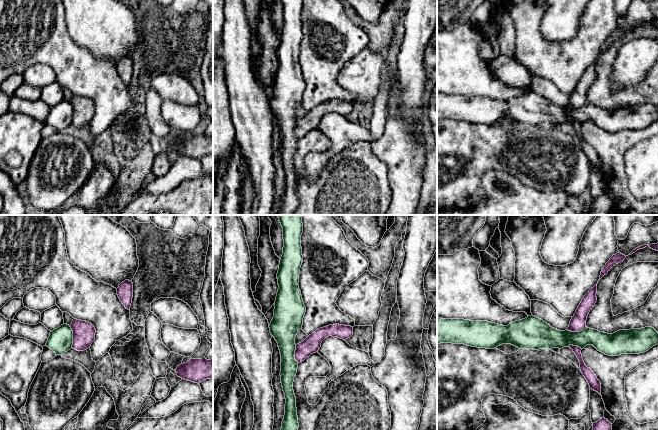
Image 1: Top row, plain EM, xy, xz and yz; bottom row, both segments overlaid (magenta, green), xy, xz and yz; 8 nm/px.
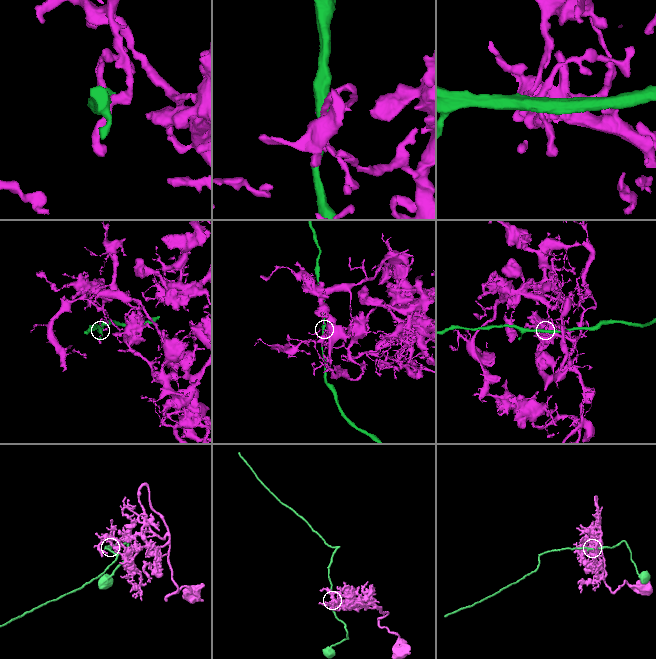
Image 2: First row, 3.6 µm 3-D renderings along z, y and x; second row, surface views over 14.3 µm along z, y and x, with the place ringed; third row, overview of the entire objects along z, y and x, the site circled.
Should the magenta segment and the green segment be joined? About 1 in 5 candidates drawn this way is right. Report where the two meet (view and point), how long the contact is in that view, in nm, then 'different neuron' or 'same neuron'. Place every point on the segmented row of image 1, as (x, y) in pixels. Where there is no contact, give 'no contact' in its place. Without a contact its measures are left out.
contact xy (73, 337); length 180 nm; different neuron

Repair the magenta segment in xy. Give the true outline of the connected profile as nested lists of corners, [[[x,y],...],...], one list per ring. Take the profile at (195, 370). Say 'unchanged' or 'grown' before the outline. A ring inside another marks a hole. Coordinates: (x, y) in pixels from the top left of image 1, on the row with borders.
unchanged; [[[190,359],[176,368],[177,376],[194,383],[200,383],[206,379],[213,379],[213,359]]]

